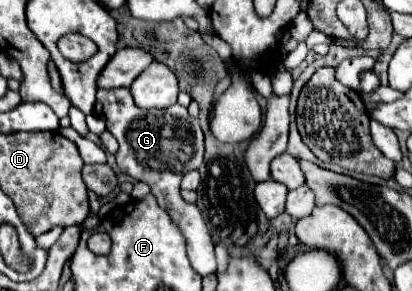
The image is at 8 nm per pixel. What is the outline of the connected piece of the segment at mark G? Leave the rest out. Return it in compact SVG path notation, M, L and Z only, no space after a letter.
M97 89L97 105L101 117L107 123L107 131L119 141L117 151L117 165L123 173L131 175L135 181L143 181L151 187L157 203L169 213L171 221L179 227L187 243L187 255L193 269L199 275L211 275L217 269L215 253L213 253L213 239L207 231L205 219L201 211L183 201L181 197L181 179L185 173L199 169L203 163L203 131L195 117L187 113L185 107L179 103L165 107L165 109L141 109L135 105L131 89Z

